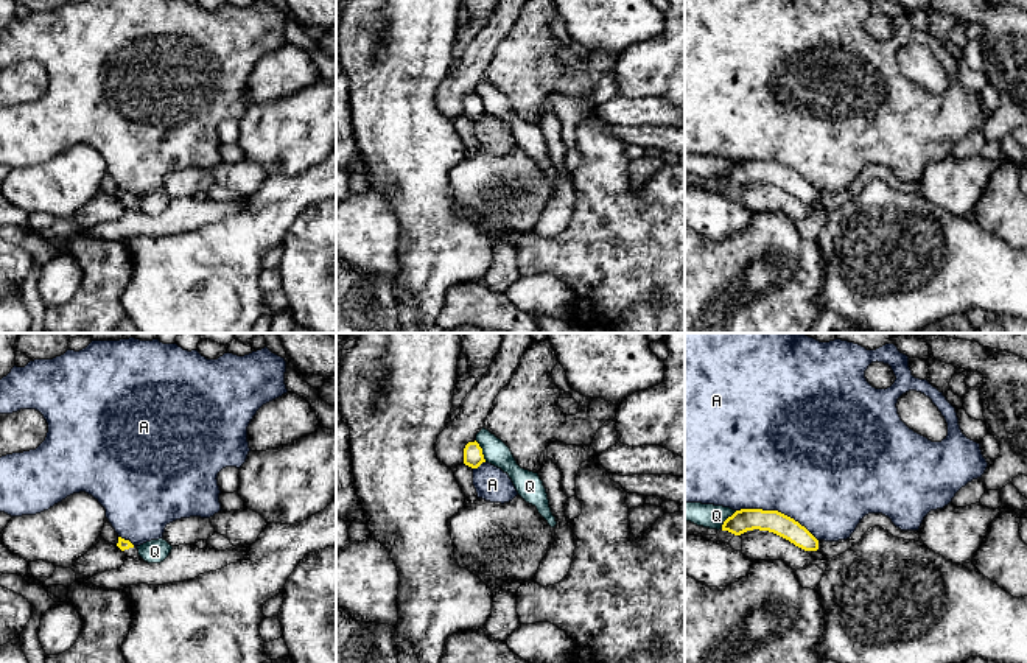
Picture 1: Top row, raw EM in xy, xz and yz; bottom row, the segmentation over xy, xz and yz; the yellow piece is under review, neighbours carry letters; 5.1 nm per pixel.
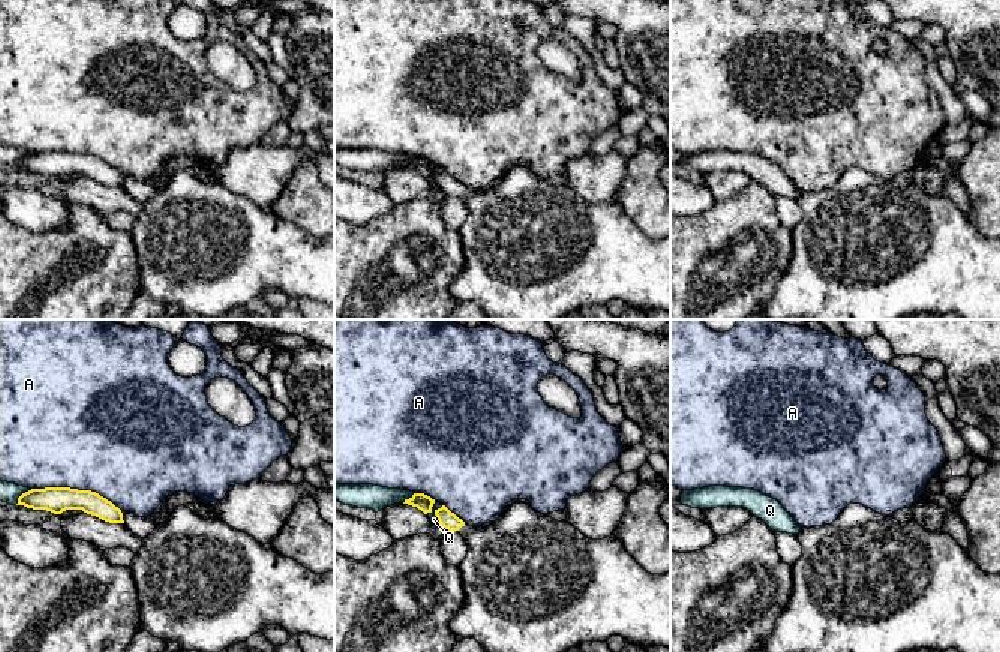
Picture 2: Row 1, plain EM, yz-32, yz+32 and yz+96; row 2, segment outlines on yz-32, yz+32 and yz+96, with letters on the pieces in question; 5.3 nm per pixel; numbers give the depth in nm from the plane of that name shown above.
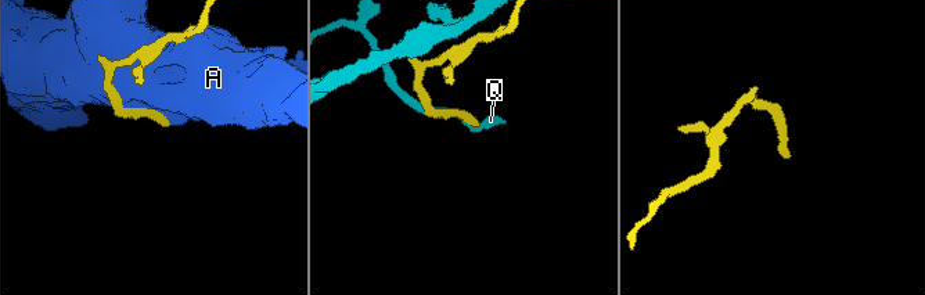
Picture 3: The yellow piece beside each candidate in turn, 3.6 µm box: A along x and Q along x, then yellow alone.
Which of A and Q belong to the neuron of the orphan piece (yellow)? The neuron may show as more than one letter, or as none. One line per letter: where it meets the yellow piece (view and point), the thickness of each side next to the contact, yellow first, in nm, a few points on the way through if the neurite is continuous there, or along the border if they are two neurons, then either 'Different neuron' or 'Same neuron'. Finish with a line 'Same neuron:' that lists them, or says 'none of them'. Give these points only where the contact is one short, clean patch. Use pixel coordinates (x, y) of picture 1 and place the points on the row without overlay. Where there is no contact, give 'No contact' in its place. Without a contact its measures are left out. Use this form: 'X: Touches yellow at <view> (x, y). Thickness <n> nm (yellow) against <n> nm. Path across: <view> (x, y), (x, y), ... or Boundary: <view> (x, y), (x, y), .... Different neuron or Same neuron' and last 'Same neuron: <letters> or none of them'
A: Touches yellow at yz (777, 162). Thickness 120 nm (yellow) against 500 nm. Different neuron
Q: Touches yellow at xz (481, 103). Thickness 100 nm (yellow) against 130 nm. Different neuron
Same neuron: none of them

